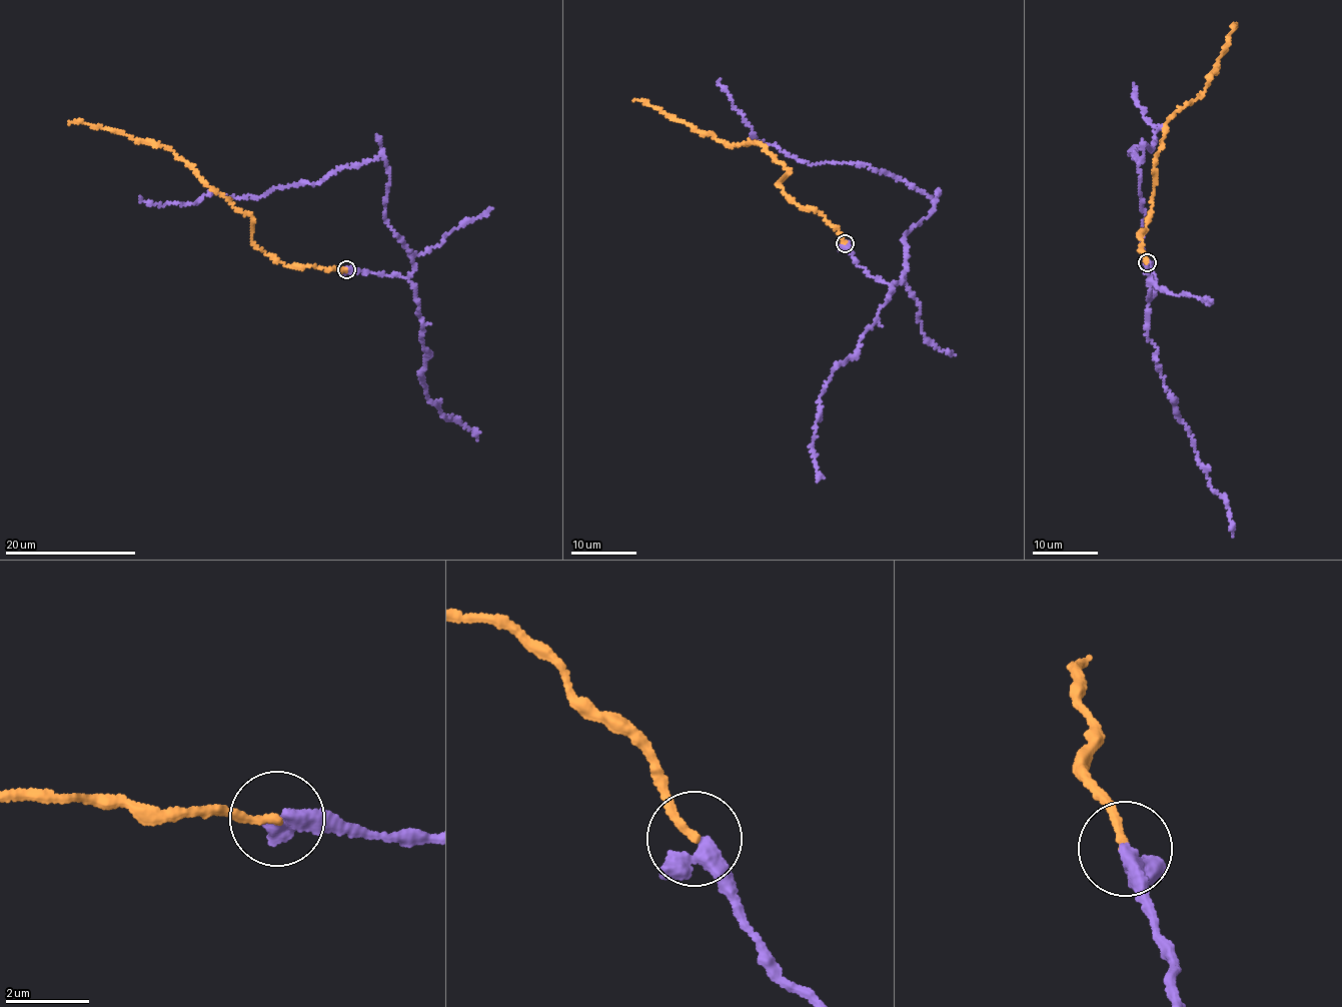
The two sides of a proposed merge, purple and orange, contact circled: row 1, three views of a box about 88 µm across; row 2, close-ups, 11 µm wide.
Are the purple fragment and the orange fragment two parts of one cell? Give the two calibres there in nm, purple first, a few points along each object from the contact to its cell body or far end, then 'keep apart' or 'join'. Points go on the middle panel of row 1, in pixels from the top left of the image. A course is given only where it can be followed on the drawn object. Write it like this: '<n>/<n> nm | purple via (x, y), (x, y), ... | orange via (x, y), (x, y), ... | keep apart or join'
320/200 nm | purple via (847, 242), (869, 276), (899, 282), (904, 238), (934, 200), (868, 165), (807, 163), (757, 140), (719, 79) | orange via (844, 243), (823, 215), (791, 202), (778, 182), (789, 174), (763, 146), (723, 142), (633, 100) | join

